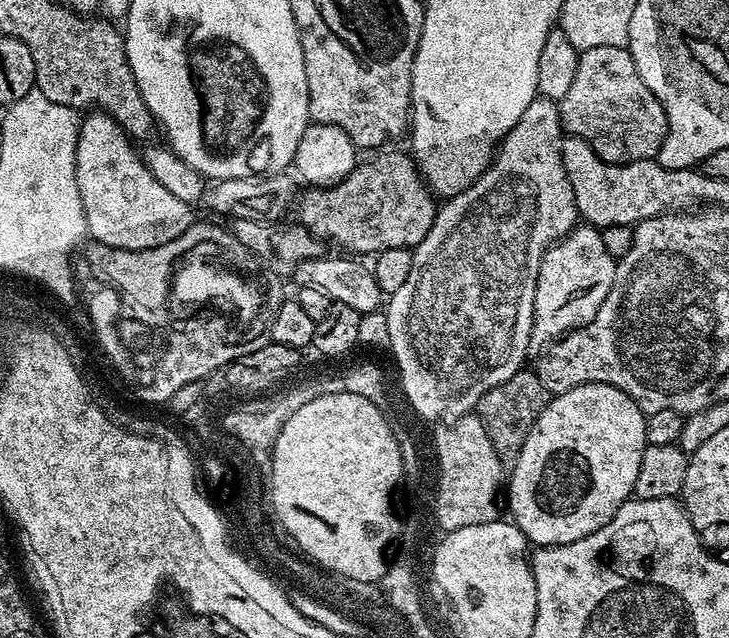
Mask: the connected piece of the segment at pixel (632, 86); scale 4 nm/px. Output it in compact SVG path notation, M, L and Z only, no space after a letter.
M594 46L594 50L581 52L574 82L558 107L563 131L582 138L608 164L633 164L659 157L668 129L666 110L650 94L650 86L642 82L627 48Z

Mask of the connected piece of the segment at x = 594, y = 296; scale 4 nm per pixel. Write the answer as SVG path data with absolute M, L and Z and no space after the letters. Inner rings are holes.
M587 222L553 244L542 258L534 290L533 345L547 346L575 328L591 324L602 302L606 302L606 294L610 294L614 286L617 263L602 243L600 229Z

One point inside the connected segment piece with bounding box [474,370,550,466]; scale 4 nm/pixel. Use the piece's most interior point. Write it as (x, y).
(509, 411)

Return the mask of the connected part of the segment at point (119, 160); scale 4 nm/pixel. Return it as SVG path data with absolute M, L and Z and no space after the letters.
M92 110L81 119L76 147L76 181L78 194L82 194L82 210L86 218L88 236L95 243L105 244L118 252L145 252L174 242L194 223L193 205L174 198L164 189L158 178L146 168L143 155L136 152L137 145L124 133L115 118L105 112Z

